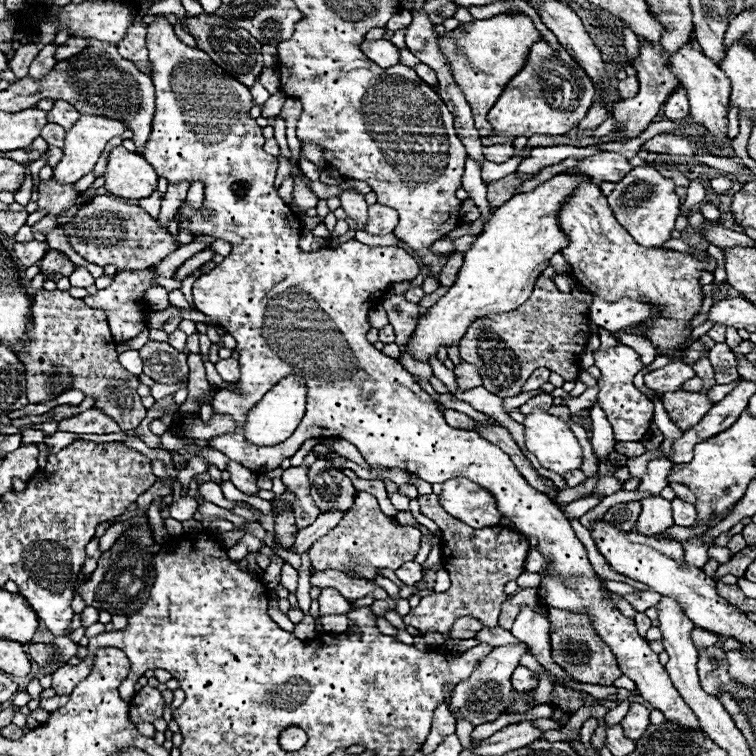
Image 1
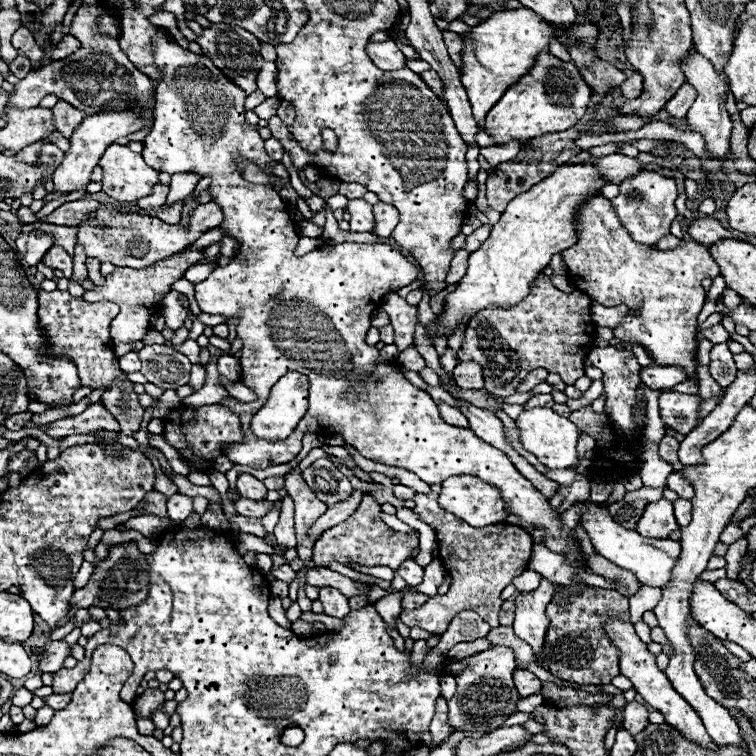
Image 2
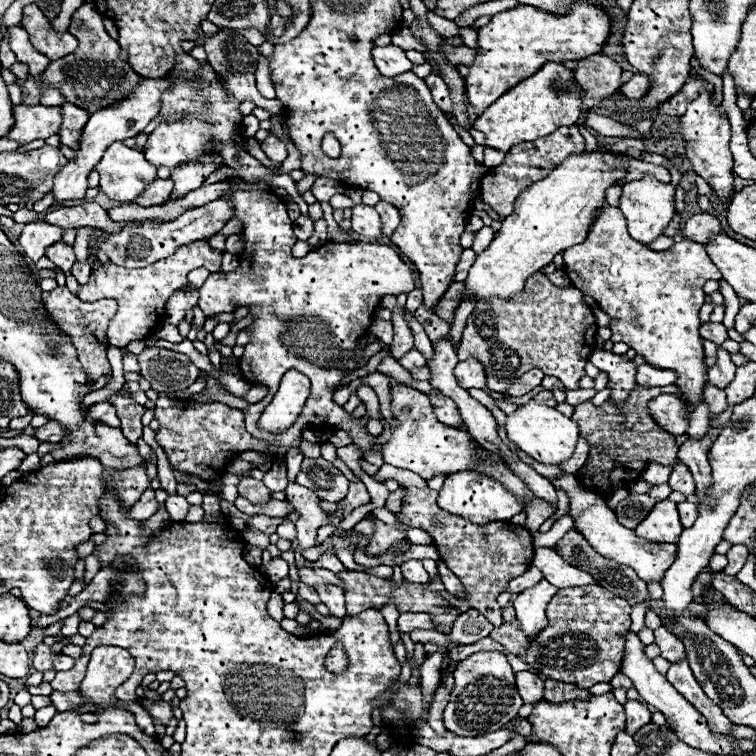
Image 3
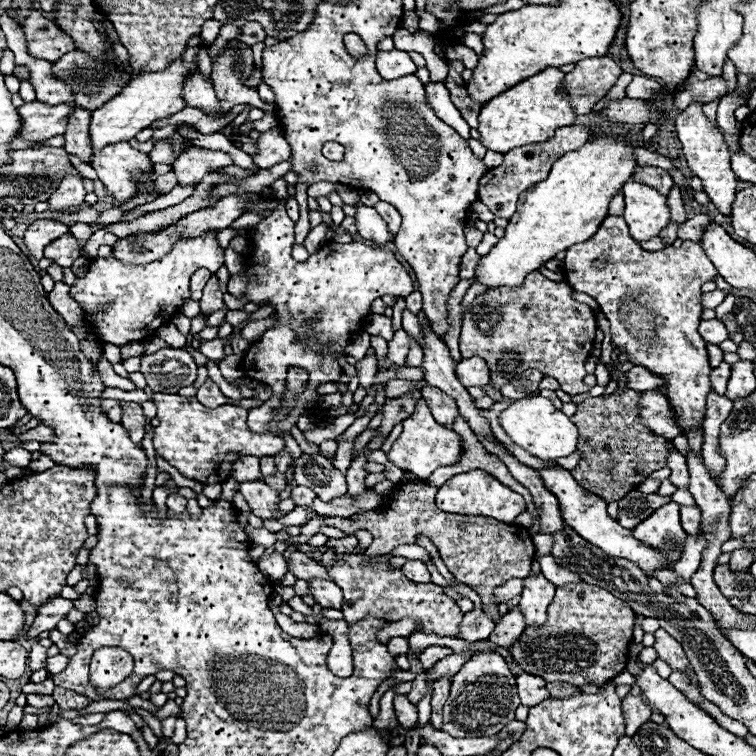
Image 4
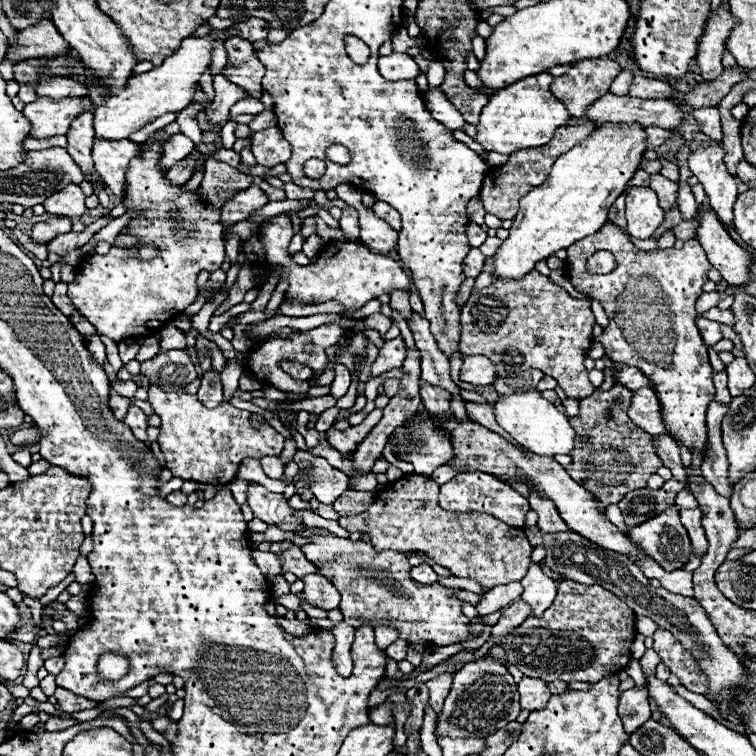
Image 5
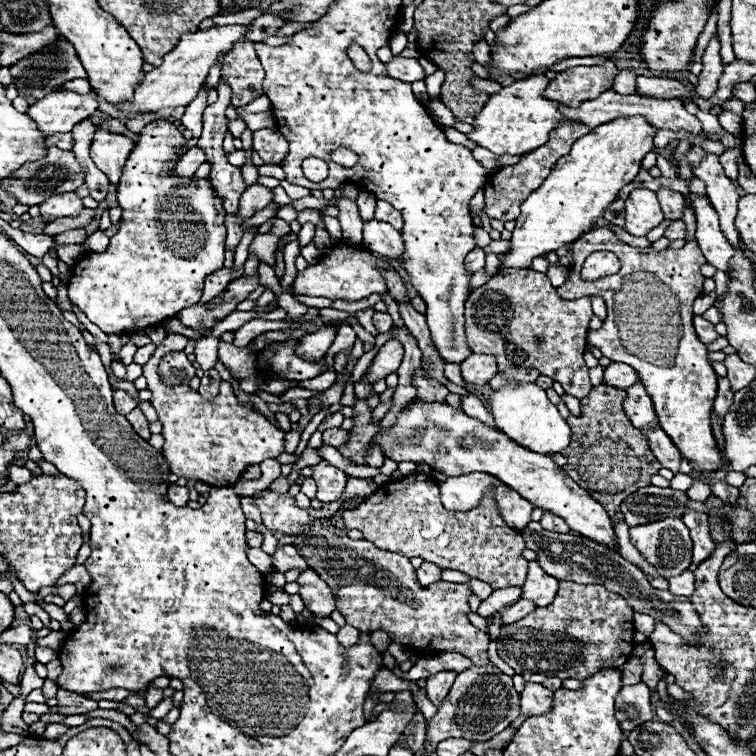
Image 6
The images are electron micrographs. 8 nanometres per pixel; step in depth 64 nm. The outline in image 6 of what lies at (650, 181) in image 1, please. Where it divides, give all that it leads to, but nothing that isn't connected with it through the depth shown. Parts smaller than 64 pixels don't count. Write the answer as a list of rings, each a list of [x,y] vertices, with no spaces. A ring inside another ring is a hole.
[[[636,188],[626,198],[626,230],[634,236],[646,236],[664,220],[656,192]]]

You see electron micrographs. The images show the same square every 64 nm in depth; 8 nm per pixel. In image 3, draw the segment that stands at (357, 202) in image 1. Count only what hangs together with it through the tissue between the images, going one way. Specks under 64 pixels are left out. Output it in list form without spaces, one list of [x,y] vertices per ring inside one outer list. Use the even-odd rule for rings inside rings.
[[[356,204],[352,208],[352,230],[366,238],[380,238],[380,216],[372,206]]]

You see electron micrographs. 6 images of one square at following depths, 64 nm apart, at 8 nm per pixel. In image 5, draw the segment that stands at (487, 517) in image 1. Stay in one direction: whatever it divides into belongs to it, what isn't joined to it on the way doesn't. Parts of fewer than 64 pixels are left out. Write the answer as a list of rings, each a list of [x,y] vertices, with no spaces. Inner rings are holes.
[[[462,472],[454,476],[450,482],[440,486],[438,504],[448,512],[482,512],[482,514],[498,516],[498,520],[518,528],[524,526],[524,516],[530,510],[528,500],[524,496],[520,496],[508,484],[486,472]]]

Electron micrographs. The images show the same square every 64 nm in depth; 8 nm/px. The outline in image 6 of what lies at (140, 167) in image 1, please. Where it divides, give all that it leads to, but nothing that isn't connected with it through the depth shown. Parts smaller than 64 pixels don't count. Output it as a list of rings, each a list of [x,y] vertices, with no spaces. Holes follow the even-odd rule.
[[[96,132],[90,156],[94,164],[108,176],[112,186],[118,186],[118,180],[122,176],[122,168],[134,148],[134,142],[126,136],[110,136],[108,132]]]

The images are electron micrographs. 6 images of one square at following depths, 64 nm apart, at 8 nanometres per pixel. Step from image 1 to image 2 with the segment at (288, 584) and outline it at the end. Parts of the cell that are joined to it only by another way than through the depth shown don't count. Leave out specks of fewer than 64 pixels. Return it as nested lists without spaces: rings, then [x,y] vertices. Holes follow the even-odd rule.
[[[282,564],[278,570],[274,570],[274,576],[276,576],[276,580],[292,584],[292,580],[296,578],[296,572],[290,568],[290,564]]]

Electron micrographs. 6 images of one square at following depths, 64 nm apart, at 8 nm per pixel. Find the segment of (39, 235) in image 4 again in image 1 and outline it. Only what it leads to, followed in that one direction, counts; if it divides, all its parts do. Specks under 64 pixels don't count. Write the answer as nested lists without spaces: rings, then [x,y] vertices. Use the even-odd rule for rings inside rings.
[[[30,240],[30,242],[16,242],[14,244],[14,256],[12,262],[18,270],[26,270],[28,266],[36,264],[38,260],[42,260],[42,256],[46,254],[46,244],[38,242],[38,240]]]

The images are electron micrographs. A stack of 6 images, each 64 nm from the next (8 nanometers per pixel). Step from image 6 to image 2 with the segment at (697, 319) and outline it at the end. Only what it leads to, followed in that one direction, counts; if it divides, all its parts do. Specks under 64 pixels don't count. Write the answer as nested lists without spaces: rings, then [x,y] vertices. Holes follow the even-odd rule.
[[[716,324],[716,326],[712,326],[712,328],[702,330],[702,336],[704,336],[706,340],[710,340],[712,344],[722,344],[722,342],[728,342],[728,340],[730,340],[730,336],[728,336],[728,332],[724,330],[722,324]]]

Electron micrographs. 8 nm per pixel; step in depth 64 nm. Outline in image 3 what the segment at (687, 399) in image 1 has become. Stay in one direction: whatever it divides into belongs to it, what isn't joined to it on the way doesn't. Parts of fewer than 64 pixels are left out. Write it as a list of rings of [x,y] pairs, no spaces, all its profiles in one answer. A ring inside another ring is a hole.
[[[660,394],[650,400],[648,404],[650,416],[662,426],[662,430],[680,436],[688,430],[688,418],[690,418],[690,404],[682,400],[676,394]]]

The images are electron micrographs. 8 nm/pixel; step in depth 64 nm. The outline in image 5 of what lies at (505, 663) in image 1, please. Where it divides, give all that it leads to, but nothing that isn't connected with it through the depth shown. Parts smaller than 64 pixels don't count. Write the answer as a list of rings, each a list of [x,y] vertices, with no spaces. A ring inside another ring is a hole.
[[[490,656],[464,664],[452,682],[452,690],[444,702],[442,714],[436,724],[438,736],[478,736],[486,738],[502,730],[508,722],[516,720],[520,712],[520,700],[516,692],[516,682],[510,672]]]

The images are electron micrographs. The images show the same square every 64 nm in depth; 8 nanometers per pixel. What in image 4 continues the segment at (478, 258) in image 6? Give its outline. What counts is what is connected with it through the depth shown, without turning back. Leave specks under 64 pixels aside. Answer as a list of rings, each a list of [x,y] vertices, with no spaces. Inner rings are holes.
[[[468,248],[468,252],[462,256],[462,262],[460,262],[460,280],[472,278],[474,264],[478,264],[478,252],[474,248]]]

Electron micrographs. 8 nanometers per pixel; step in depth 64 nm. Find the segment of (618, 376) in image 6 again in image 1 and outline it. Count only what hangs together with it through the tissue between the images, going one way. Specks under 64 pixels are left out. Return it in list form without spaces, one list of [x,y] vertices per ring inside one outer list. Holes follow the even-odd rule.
[[[672,360],[670,364],[666,364],[660,370],[652,370],[644,376],[644,384],[654,390],[654,392],[678,392],[682,390],[682,384],[690,378],[694,378],[696,372],[690,364],[682,362],[682,360]]]

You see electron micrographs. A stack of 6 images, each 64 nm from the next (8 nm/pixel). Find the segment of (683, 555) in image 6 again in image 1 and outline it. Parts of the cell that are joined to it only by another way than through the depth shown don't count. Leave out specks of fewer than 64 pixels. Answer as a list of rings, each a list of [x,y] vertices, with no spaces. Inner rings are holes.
[[[648,496],[640,500],[642,512],[638,516],[636,528],[640,534],[660,534],[666,528],[674,526],[670,516],[670,502],[662,496]]]

